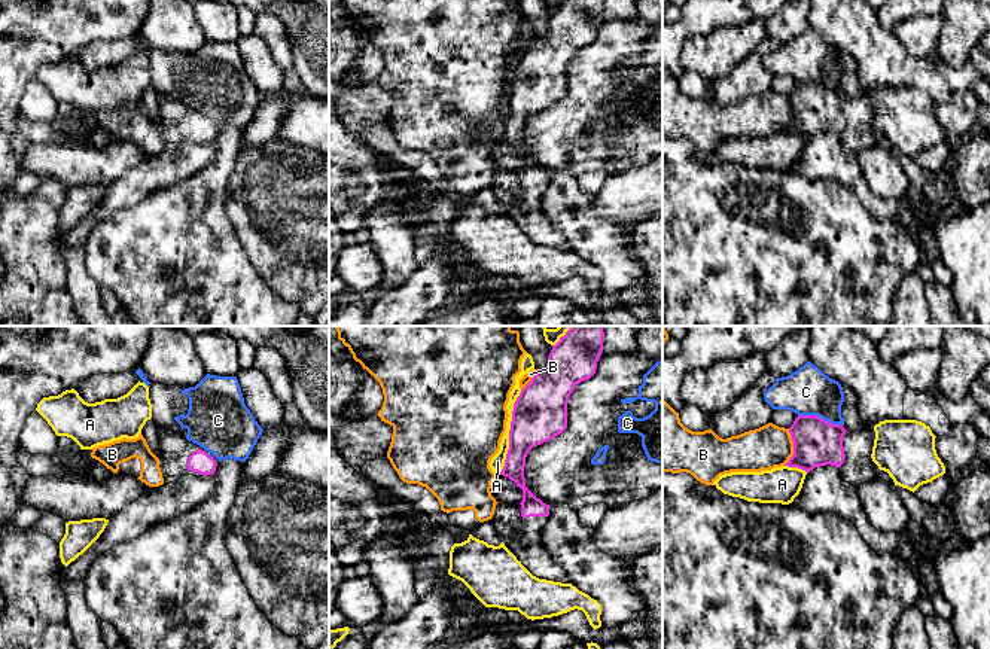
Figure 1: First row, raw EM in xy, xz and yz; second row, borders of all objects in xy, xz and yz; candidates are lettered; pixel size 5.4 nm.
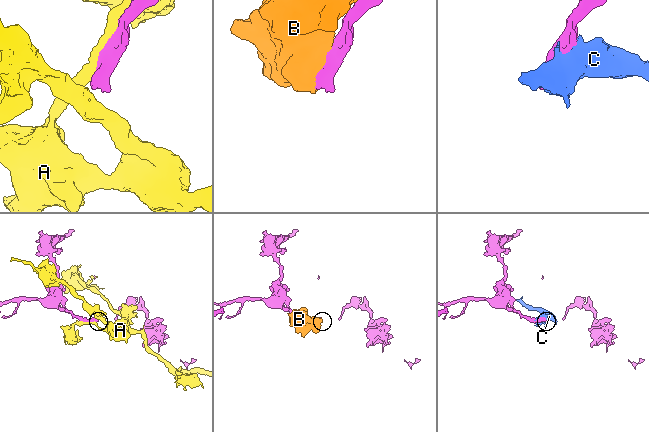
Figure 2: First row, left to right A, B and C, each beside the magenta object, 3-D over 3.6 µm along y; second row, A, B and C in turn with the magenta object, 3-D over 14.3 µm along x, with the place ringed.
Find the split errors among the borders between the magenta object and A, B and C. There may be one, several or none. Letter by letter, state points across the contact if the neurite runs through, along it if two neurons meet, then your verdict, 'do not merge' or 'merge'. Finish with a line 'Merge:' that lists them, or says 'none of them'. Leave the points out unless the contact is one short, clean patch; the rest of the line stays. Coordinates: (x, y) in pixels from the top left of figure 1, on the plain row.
A: do not merge
B: do not merge
C: do not merge
Merge: none of them

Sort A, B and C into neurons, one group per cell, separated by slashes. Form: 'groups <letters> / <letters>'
groups A / B / C

